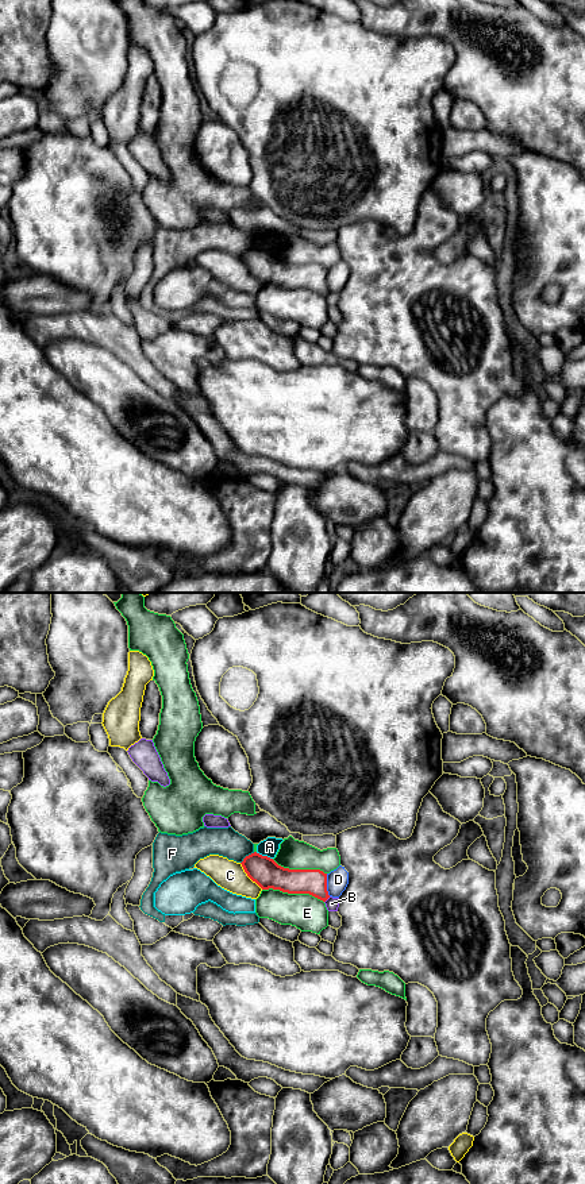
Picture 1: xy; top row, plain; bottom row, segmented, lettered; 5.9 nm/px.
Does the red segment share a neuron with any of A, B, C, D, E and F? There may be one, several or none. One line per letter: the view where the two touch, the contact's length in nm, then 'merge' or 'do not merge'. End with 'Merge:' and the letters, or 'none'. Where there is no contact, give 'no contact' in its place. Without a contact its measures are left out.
A: meets red in xy; contact 110 nm long; do not merge
B: meets red in xy; contact 50 nm long; do not merge
C: meets red in xy; contact 220 nm long; do not merge
D: meets red in xy; contact 140 nm long; do not merge
E: meets red in xy; contact 380 nm long; do not merge
F: meets red in xy; contact 110 nm long; do not merge
Merge: none

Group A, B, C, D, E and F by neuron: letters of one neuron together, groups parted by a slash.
A / B / C / D / E / F

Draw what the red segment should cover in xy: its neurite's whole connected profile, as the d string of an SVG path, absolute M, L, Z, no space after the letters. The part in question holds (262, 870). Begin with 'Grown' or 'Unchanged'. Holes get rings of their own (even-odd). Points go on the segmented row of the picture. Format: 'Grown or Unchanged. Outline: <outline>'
Unchanged. Outline: M257 852L246 856L240 863L247 876L262 890L280 890L288 894L309 894L323 902L327 891L327 873L320 869L289 869L278 865L273 859Z

